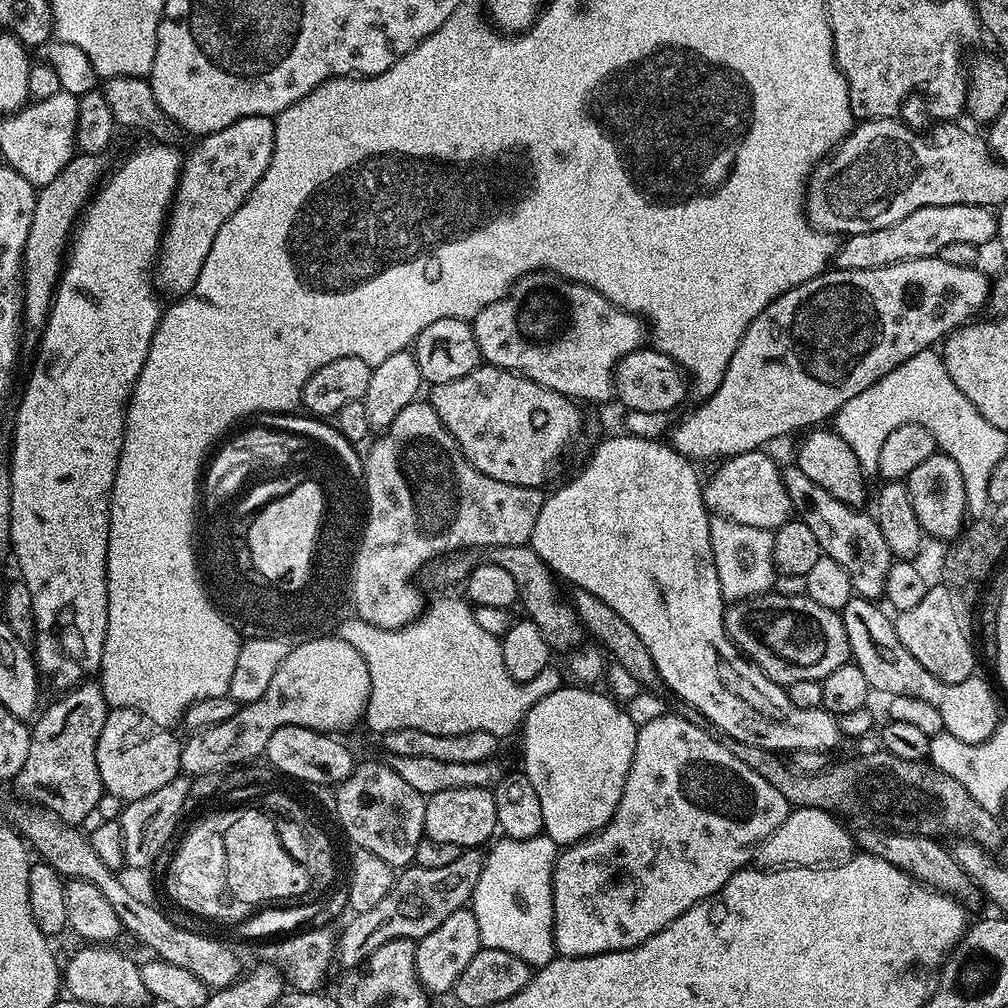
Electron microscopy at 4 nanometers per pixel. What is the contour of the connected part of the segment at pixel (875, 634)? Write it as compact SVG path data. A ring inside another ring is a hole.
M854 598L842 609L848 651L862 674L866 674L869 689L873 693L885 692L885 697L888 698L922 698L922 702L930 702L930 706L936 707L938 714L942 714L945 732L966 743L986 742L1002 720L996 709L996 696L992 693L991 686L980 674L973 674L966 678L966 682L957 684L947 684L934 678L934 674L930 674L930 670L926 670L926 666L922 666L922 662L918 662L918 658L914 658L914 654L910 654L910 650L906 650L902 642L898 642L893 617L888 617L880 606L871 600Z

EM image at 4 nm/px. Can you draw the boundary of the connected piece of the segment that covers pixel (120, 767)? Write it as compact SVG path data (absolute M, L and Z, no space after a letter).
M133 708L109 709L95 747L99 777L105 793L129 803L160 789L181 773L182 745L169 728L158 725Z

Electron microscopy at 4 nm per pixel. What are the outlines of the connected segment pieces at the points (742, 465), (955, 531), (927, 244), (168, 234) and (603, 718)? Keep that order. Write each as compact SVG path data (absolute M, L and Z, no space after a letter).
M756 449L727 457L709 480L707 477L703 485L703 500L713 515L771 532L791 519L792 503L786 494L781 467L766 453L763 449Z
M937 454L926 458L926 462L914 466L906 478L910 502L914 506L914 515L929 537L937 536L943 542L951 541L960 535L965 527L964 515L970 512L968 486L962 478L962 470L954 458Z
M982 204L926 206L914 210L914 214L906 214L906 218L902 218L902 222L894 222L894 226L882 226L882 230L848 236L845 244L843 241L839 245L834 264L835 267L850 270L874 270L903 260L939 256L940 248L949 242L970 242L983 246L996 240L997 219L997 213Z
M247 116L238 118L238 122L230 122L217 132L203 137L192 148L192 153L185 155L180 169L180 181L176 187L176 198L168 213L168 223L164 230L164 239L160 242L160 255L154 265L154 280L159 291L168 298L179 298L188 293L198 282L198 274L202 270L202 262L206 262L206 254L210 254L210 246L214 246L214 238L224 223L235 214L238 206L246 202L246 198L258 186L258 182L266 174L270 166L270 158L274 154L274 130L276 125L271 116Z
M561 686L554 690L554 694L543 694L539 701L528 709L524 715L522 723L522 733L524 732L524 764L522 771L530 778L530 783L534 786L534 791L538 793L538 802L542 802L542 822L544 823L543 835L551 838L557 846L571 846L580 840L586 840L589 836L595 836L601 828L607 826L610 818L618 810L618 802L622 798L622 790L626 786L626 778L630 770L630 762L634 758L634 746L636 745L636 734L638 726L632 721L631 715L624 712L608 696L603 696L600 692L591 692L593 689L588 686Z

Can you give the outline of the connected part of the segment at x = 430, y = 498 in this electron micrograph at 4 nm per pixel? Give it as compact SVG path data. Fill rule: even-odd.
M417 398L412 400L410 406L405 406L398 414L398 418L394 418L394 422L390 422L390 426L383 429L371 441L371 444L372 449L369 450L368 456L366 454L366 459L363 461L364 480L369 492L369 514L372 515L372 518L371 527L368 528L367 540L364 540L363 551L360 553L359 568L356 573L356 596L359 601L356 616L359 619L370 622L379 628L401 628L411 624L420 617L421 612L426 607L426 599L424 600L423 594L416 589L416 584L412 581L419 574L420 567L423 564L425 566L431 565L437 558L446 556L450 552L487 550L489 548L501 548L507 544L528 544L531 541L534 522L538 522L538 510L542 503L541 489L514 486L510 482L498 482L494 478L482 474L482 470L475 468L464 457L458 442L450 434L450 430L446 430L442 418L438 418L438 414L432 409L431 403L427 399Z

